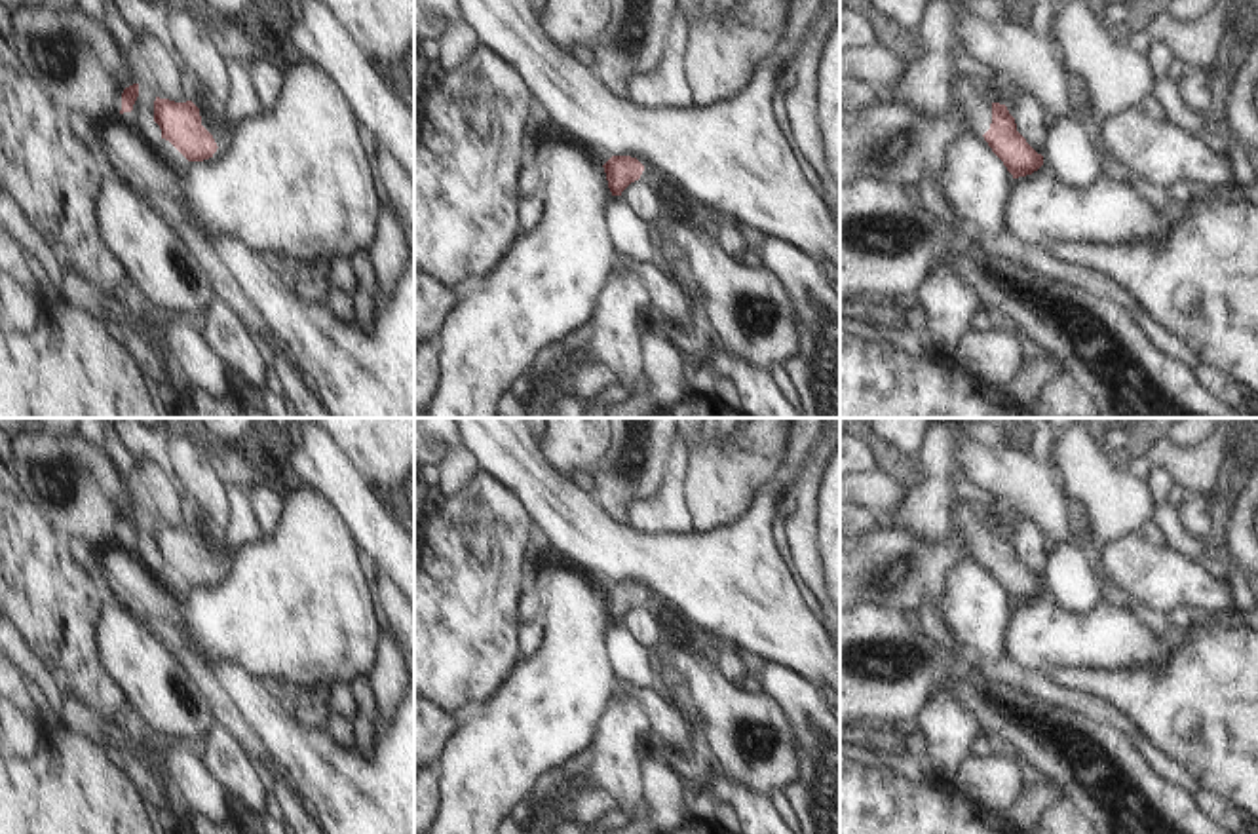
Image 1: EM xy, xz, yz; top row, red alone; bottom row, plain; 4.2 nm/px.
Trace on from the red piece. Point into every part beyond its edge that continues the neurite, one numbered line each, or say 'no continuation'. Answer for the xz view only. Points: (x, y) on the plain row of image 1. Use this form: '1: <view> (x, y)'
no continuation

